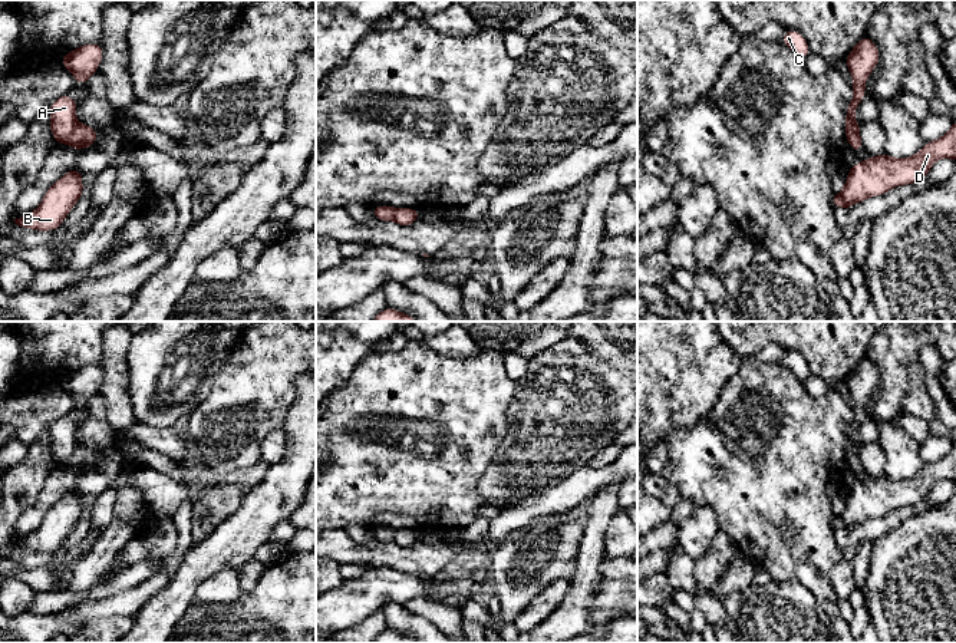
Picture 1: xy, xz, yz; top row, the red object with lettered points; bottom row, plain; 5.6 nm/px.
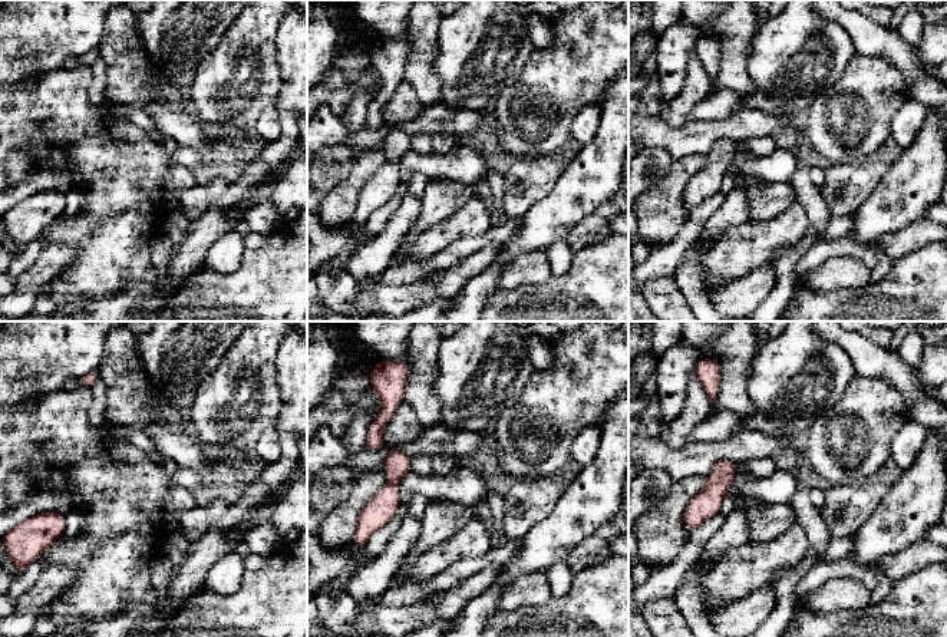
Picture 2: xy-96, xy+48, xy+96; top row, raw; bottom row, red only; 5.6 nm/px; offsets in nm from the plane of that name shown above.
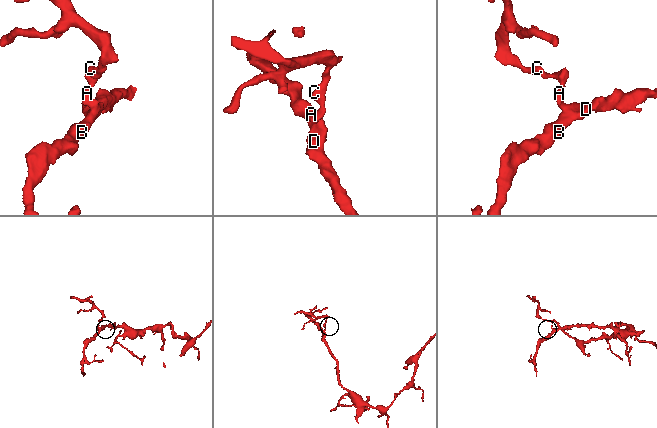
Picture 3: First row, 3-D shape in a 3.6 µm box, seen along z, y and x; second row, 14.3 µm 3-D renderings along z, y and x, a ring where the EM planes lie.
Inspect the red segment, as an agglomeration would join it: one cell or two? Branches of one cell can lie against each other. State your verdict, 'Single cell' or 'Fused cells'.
Fused cells

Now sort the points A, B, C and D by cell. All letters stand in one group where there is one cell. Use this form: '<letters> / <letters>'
A C / B D

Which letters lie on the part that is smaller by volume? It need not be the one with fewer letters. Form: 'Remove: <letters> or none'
Remove: A, C

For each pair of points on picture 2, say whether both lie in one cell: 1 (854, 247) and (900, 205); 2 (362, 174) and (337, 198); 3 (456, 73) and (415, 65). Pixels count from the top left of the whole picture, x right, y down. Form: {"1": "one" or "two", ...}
{"1": "two", "2": "one", "3": "two"}

